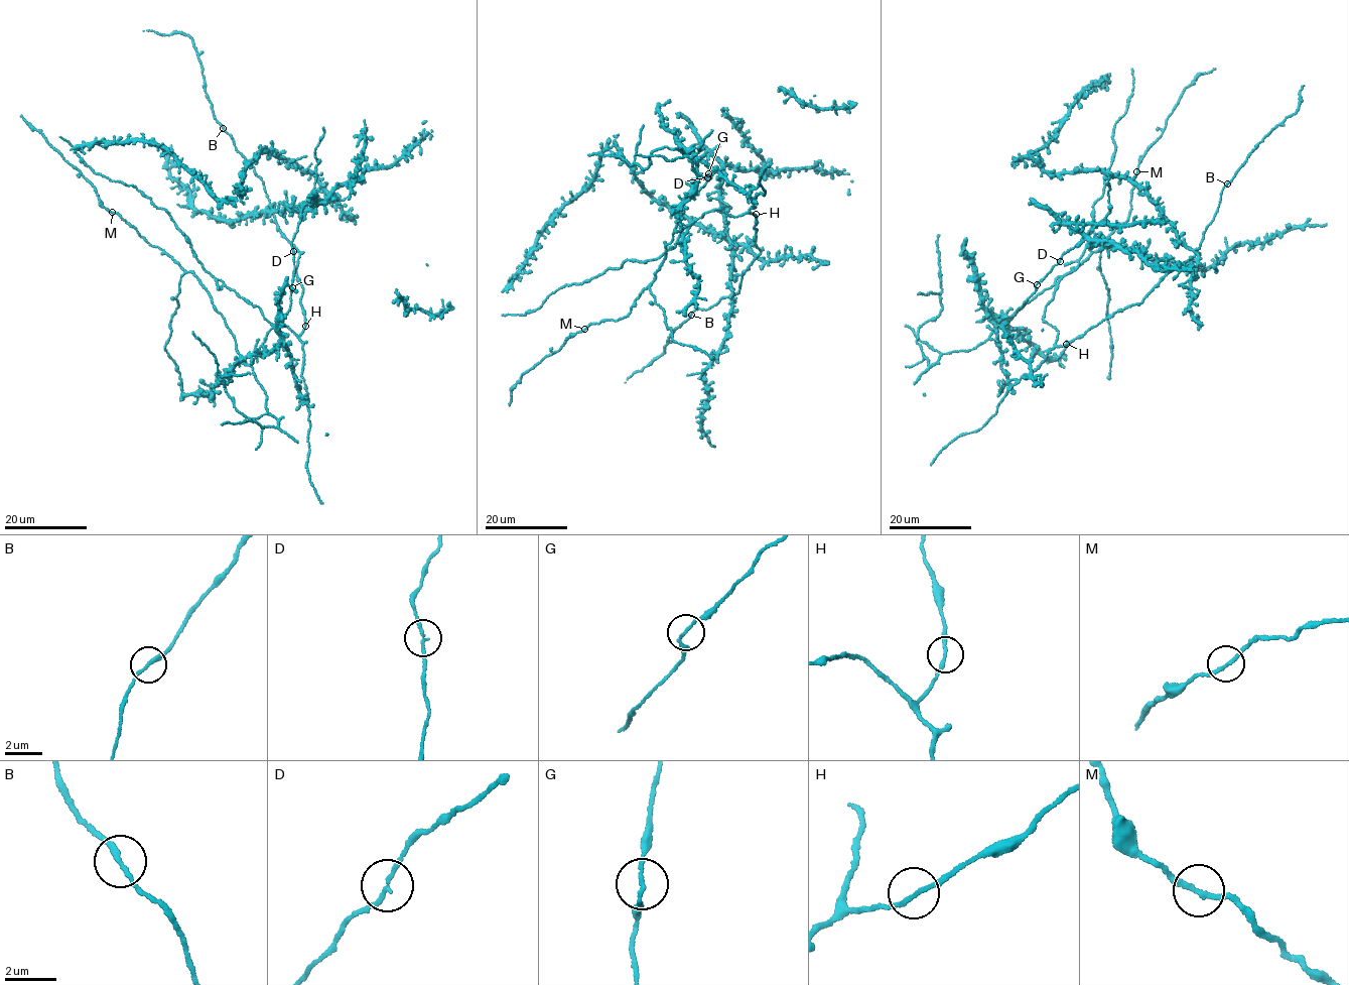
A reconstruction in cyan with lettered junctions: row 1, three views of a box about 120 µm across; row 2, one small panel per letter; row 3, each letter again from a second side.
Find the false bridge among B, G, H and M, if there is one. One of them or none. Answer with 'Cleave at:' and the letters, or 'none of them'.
Cleave at: none of them

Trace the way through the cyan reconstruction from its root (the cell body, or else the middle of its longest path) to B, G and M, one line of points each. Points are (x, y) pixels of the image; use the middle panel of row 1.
B: (756, 215), (754, 245), (761, 254), (744, 273), (738, 291), (691, 314)
G: (756, 215), (749, 211), (756, 208), (757, 195), (746, 194), (701, 161), (690, 195), (704, 187), (708, 173)
M: (756, 215), (749, 211), (756, 208), (757, 195), (746, 194), (698, 161), (655, 279), (627, 316), (584, 329)

